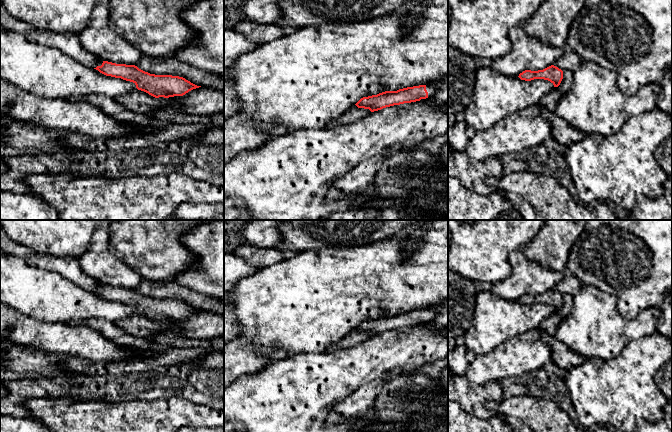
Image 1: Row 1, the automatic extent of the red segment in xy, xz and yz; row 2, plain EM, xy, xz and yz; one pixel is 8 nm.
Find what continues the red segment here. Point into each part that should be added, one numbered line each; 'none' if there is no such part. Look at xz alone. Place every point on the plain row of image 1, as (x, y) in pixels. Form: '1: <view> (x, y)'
1: xz (431, 313)

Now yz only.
none

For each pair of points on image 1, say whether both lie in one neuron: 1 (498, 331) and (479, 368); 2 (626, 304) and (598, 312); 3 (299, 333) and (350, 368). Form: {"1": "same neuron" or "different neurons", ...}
{"1": "different neurons", "2": "different neurons", "3": "different neurons"}

